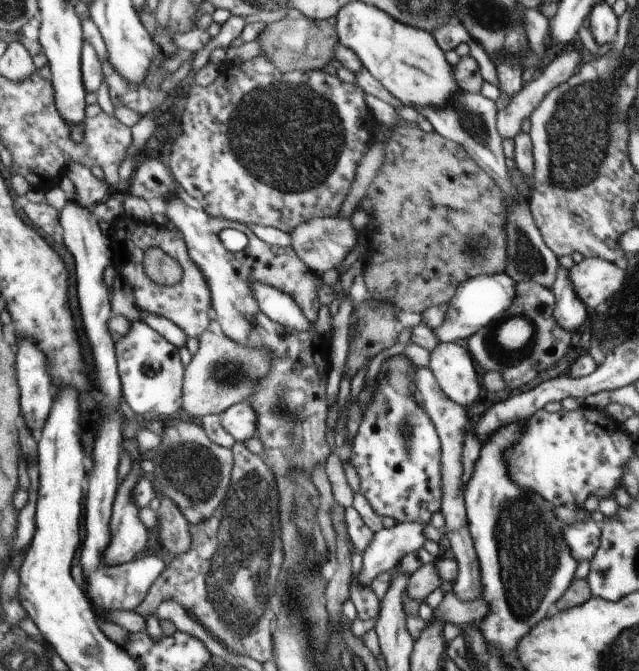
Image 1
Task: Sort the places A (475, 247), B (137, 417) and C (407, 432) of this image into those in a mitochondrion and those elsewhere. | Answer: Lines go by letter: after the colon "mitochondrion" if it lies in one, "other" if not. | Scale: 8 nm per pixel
A: mitochondrion
B: other
C: mitochondrion

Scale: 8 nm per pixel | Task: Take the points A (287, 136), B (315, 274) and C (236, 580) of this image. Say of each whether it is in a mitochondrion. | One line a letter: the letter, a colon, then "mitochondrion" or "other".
A: mitochondrion
B: other
C: mitochondrion

